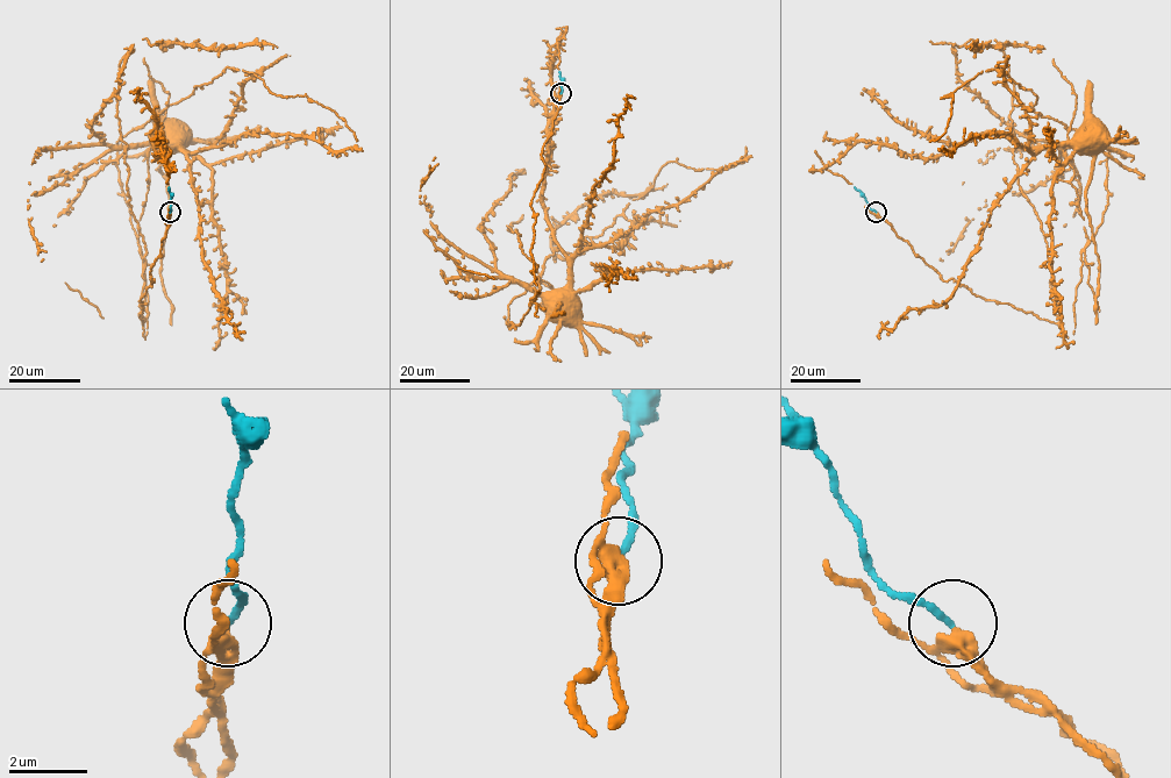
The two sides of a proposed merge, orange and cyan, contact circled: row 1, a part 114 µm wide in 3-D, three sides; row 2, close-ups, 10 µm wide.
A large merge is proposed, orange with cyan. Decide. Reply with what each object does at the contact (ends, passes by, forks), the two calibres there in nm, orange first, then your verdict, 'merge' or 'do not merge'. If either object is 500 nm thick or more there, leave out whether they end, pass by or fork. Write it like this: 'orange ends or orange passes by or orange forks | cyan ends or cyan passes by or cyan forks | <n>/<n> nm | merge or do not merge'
orange forks | cyan ends | 280/170 nm | merge

